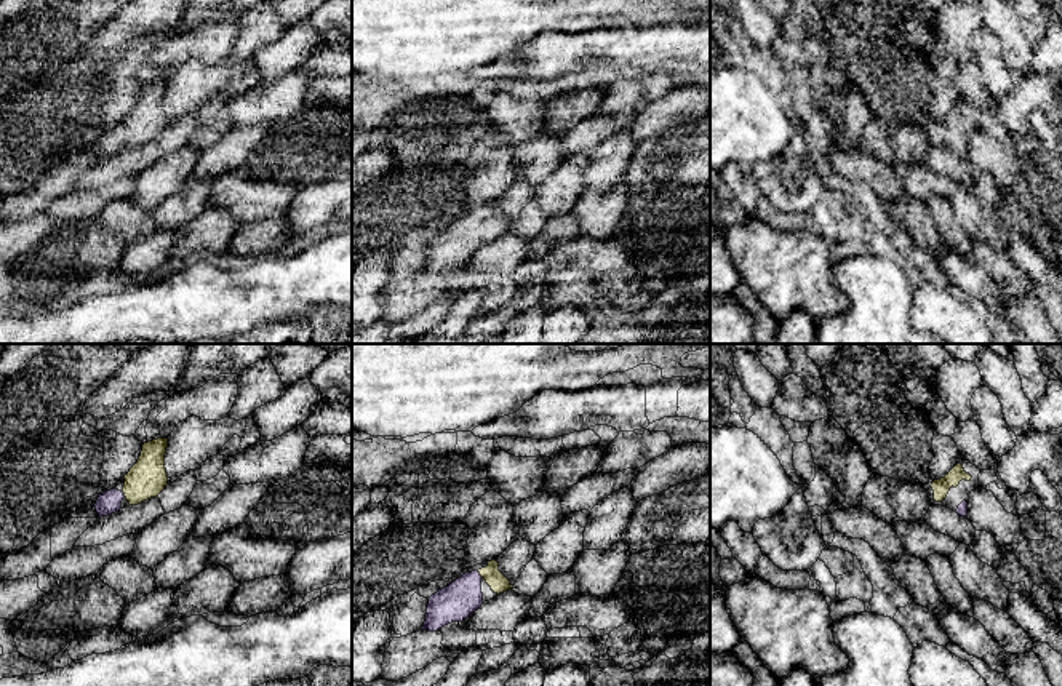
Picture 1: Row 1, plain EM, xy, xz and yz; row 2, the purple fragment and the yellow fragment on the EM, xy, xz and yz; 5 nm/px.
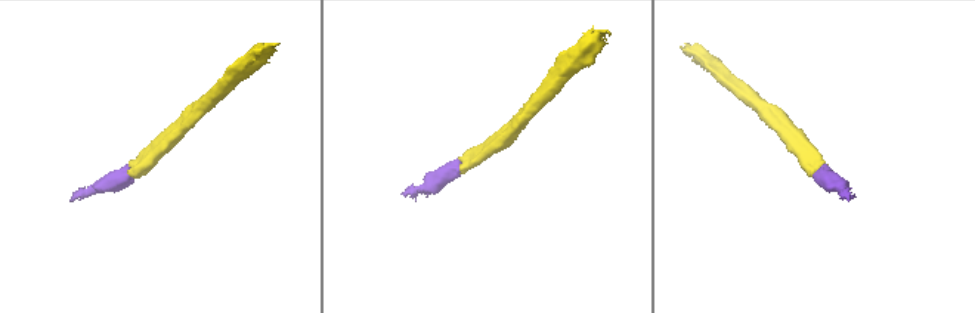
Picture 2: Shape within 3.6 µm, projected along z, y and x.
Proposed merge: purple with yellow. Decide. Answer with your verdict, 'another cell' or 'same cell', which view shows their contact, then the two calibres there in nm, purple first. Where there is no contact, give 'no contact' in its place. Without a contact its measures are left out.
same cell; contact in xz; calibres 190 and 90 nm

